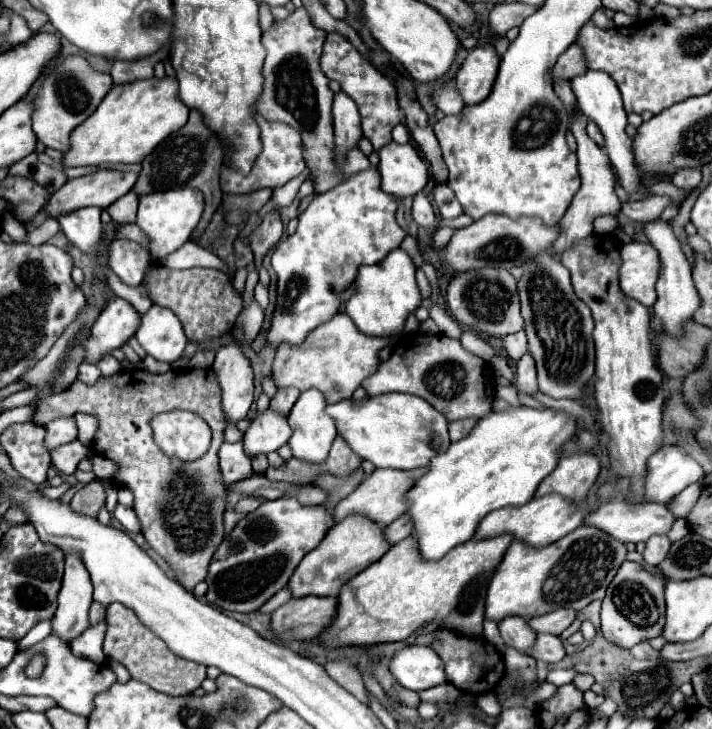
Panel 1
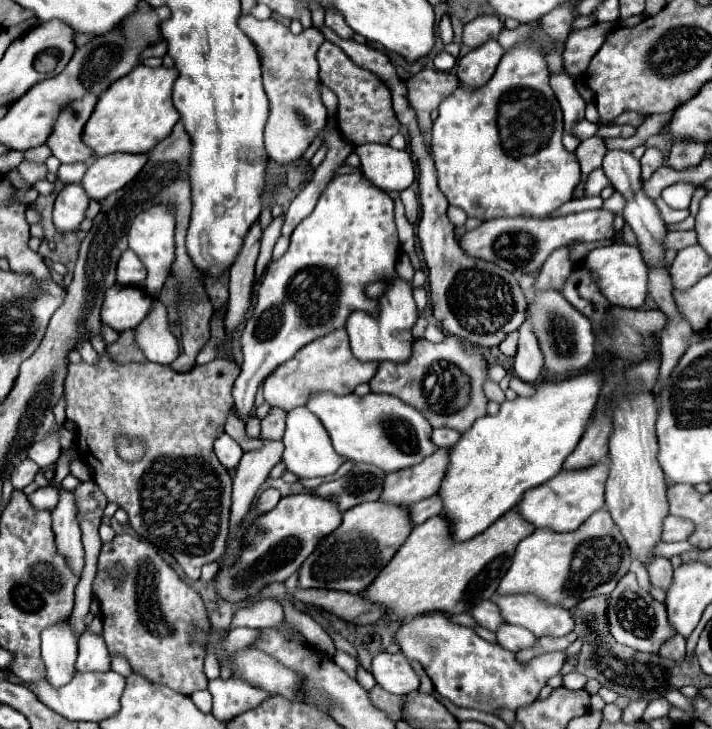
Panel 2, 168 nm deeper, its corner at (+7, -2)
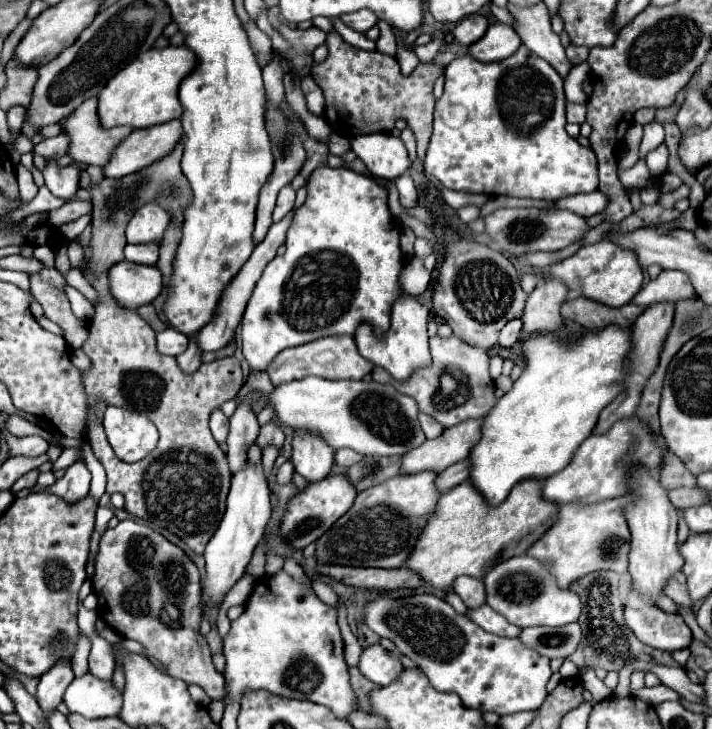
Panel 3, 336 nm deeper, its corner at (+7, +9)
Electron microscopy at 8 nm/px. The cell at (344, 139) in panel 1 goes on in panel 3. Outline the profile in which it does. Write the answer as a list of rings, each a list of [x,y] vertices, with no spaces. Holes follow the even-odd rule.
[[[289,211],[279,223],[273,223],[271,229],[269,229],[269,233],[267,233],[267,237],[255,247],[255,251],[251,253],[251,257],[247,259],[247,263],[245,263],[245,265],[241,267],[241,271],[233,277],[233,283],[229,283],[229,285],[225,287],[225,291],[221,293],[221,299],[219,299],[219,303],[217,303],[213,321],[209,321],[209,325],[205,325],[205,329],[201,329],[199,335],[197,335],[197,341],[199,341],[199,349],[201,349],[201,351],[221,349],[221,347],[225,347],[225,345],[233,339],[235,327],[241,323],[245,305],[247,305],[247,301],[249,301],[249,297],[251,297],[251,293],[253,293],[253,289],[255,289],[255,283],[259,281],[265,265],[275,257],[277,247],[285,241],[285,233],[287,233],[291,221],[293,221],[293,211]]]

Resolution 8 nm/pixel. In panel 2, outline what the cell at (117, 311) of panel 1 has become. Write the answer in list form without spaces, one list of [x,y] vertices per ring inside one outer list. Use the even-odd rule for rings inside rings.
[[[113,284],[105,290],[105,302],[101,306],[101,320],[115,330],[135,328],[149,314],[153,296],[139,286]]]

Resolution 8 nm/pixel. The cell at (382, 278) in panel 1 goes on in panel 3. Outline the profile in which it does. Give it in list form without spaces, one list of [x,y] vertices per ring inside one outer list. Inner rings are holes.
[[[403,293],[403,295],[399,295],[399,299],[395,299],[395,303],[391,307],[391,329],[387,329],[383,335],[375,335],[373,327],[369,323],[359,325],[359,329],[353,335],[357,349],[367,361],[387,369],[395,379],[405,381],[415,369],[427,367],[431,363],[429,361],[431,359],[429,343],[427,343],[427,339],[429,339],[427,317],[429,317],[429,309],[425,305],[421,305],[415,297]]]

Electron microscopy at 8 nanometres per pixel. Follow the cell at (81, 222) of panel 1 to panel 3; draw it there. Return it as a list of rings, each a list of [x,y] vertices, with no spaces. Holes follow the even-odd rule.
[[[49,161],[43,177],[45,177],[45,187],[59,199],[71,201],[77,191],[79,191],[79,169],[69,165],[69,167],[57,167],[55,161]]]

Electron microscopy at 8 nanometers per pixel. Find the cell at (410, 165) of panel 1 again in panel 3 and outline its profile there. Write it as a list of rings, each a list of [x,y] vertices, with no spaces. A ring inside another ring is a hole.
[[[391,133],[359,135],[353,137],[349,143],[355,155],[375,177],[397,179],[411,167],[411,159],[403,141]]]

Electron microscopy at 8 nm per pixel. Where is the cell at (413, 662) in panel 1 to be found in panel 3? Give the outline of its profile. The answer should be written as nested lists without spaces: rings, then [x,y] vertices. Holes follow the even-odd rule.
[[[371,645],[367,649],[363,649],[361,661],[359,661],[359,671],[371,679],[377,685],[391,685],[393,681],[397,681],[397,677],[403,671],[403,663],[401,659],[387,651],[383,645]]]

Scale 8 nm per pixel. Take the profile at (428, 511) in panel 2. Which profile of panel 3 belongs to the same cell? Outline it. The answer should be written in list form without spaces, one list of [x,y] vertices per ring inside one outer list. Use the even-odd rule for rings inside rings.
[[[465,459],[465,461],[451,465],[443,473],[439,473],[437,479],[435,479],[435,487],[437,487],[439,493],[445,493],[445,491],[457,487],[459,483],[463,483],[467,477],[469,477],[469,461]]]

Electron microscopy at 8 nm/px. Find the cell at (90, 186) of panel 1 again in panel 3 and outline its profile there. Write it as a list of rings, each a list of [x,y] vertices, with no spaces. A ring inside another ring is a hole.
[[[179,119],[165,125],[137,129],[113,149],[109,163],[103,167],[103,175],[117,179],[141,171],[143,167],[149,167],[157,159],[165,157],[181,137],[183,129]]]

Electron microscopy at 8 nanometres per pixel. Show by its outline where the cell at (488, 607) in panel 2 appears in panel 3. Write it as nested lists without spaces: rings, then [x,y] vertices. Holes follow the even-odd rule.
[[[459,577],[453,583],[453,591],[459,593],[459,597],[463,599],[463,603],[469,609],[477,609],[481,605],[485,605],[485,585],[483,581],[477,581],[473,577]]]

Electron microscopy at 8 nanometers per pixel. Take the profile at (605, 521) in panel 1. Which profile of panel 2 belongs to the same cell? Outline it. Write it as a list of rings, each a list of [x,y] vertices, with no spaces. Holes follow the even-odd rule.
[[[667,516],[665,518],[665,528],[663,528],[663,540],[665,542],[689,540],[693,530],[695,530],[693,522],[689,522],[685,518],[677,518],[677,516]]]

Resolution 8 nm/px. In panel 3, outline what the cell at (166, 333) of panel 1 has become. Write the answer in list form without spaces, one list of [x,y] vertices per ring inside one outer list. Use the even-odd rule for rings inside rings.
[[[167,329],[163,333],[157,335],[157,351],[161,355],[173,355],[177,357],[179,353],[183,353],[187,349],[187,335],[179,333],[179,331],[173,331],[173,329]]]

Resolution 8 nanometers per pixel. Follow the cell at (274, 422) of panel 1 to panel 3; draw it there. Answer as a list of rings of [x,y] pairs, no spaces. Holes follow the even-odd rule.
[[[247,461],[245,469],[241,469],[241,473],[235,473],[231,479],[231,491],[227,497],[225,515],[221,519],[219,529],[205,547],[205,563],[207,563],[207,579],[203,585],[205,599],[213,597],[215,601],[223,601],[225,593],[243,577],[269,517],[271,517],[271,499],[269,499],[267,479],[263,473],[263,463]]]

